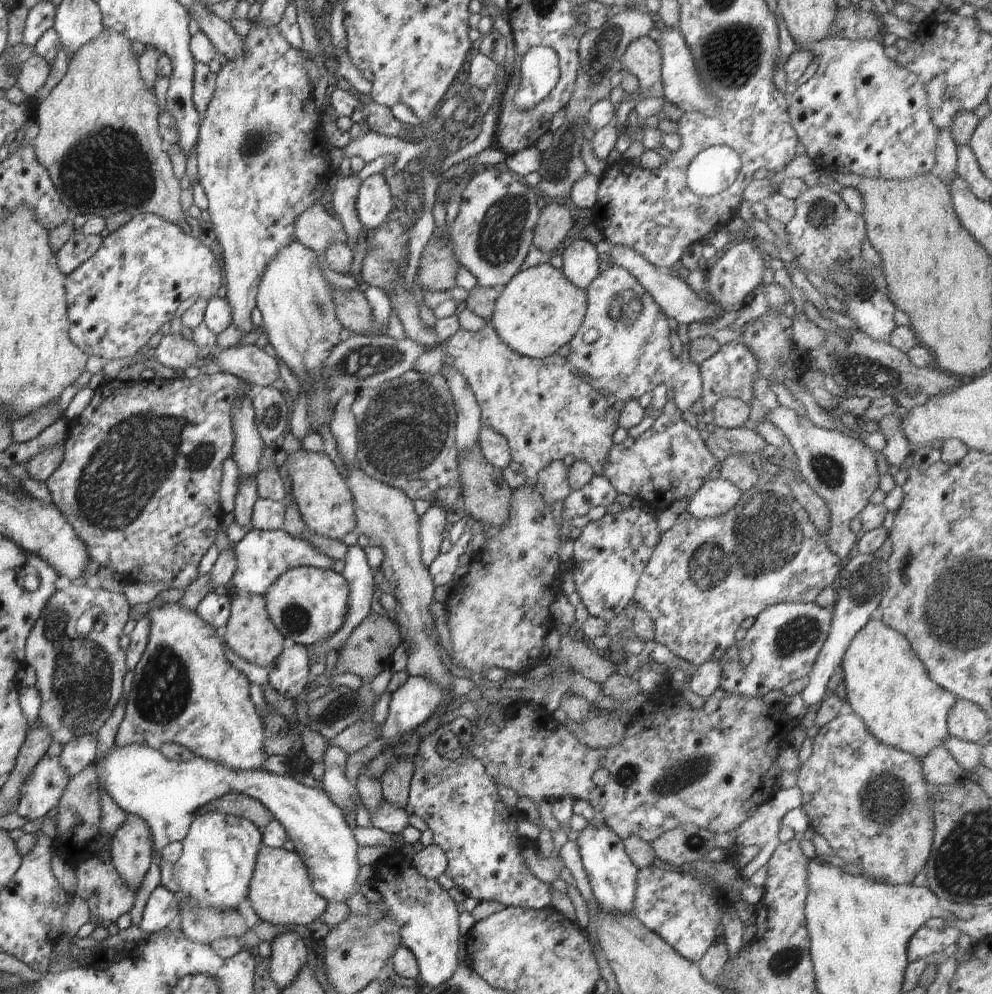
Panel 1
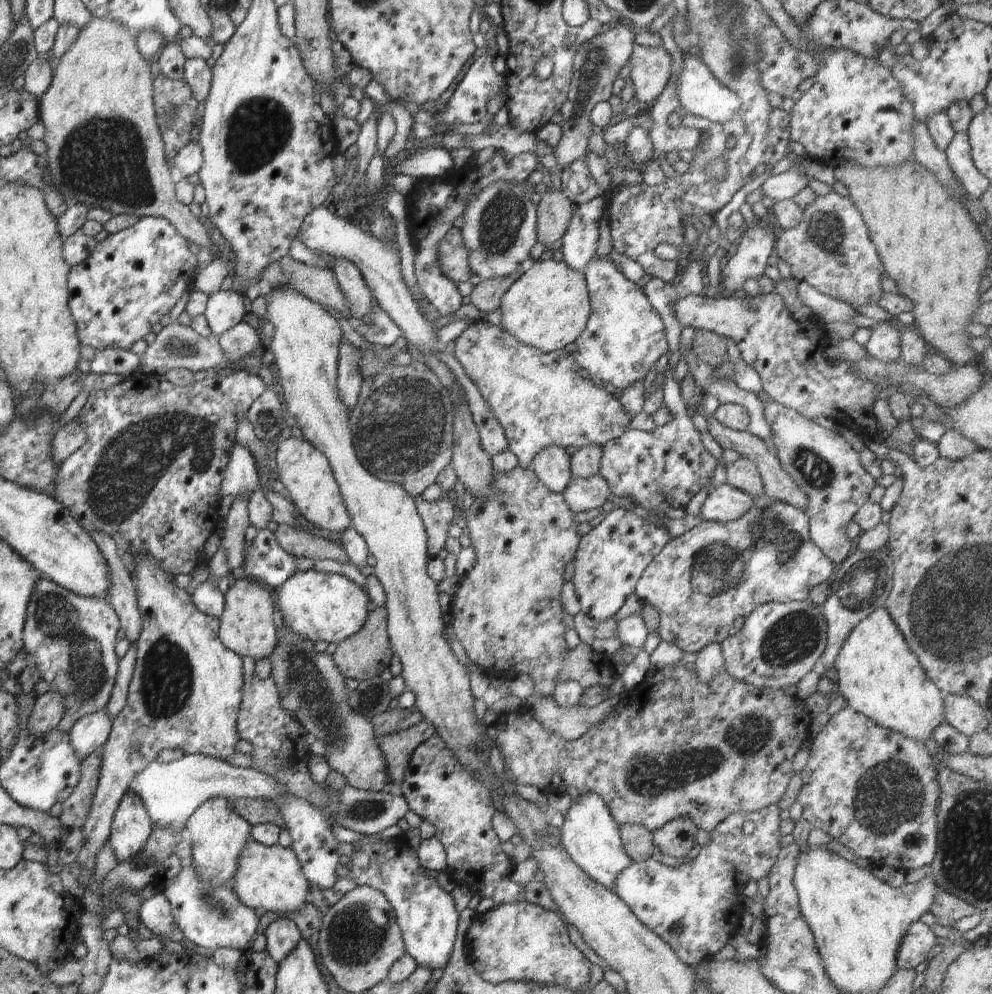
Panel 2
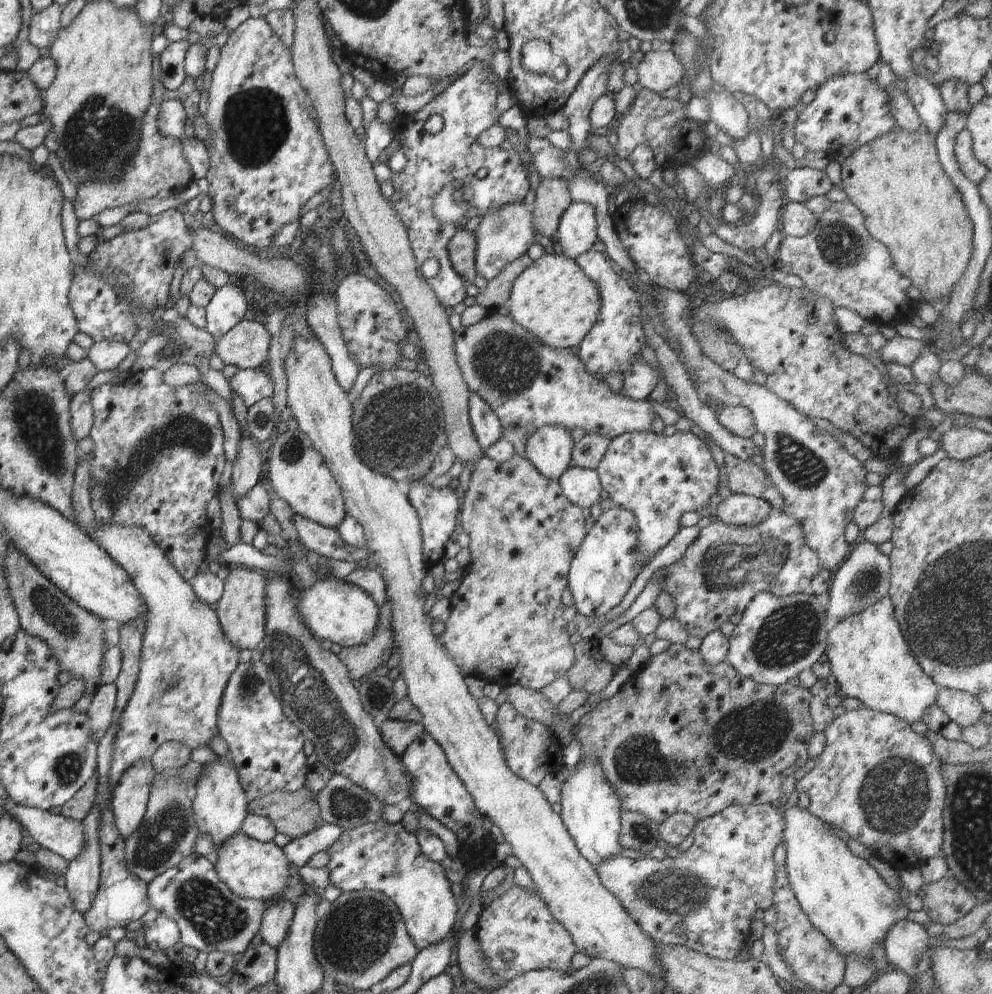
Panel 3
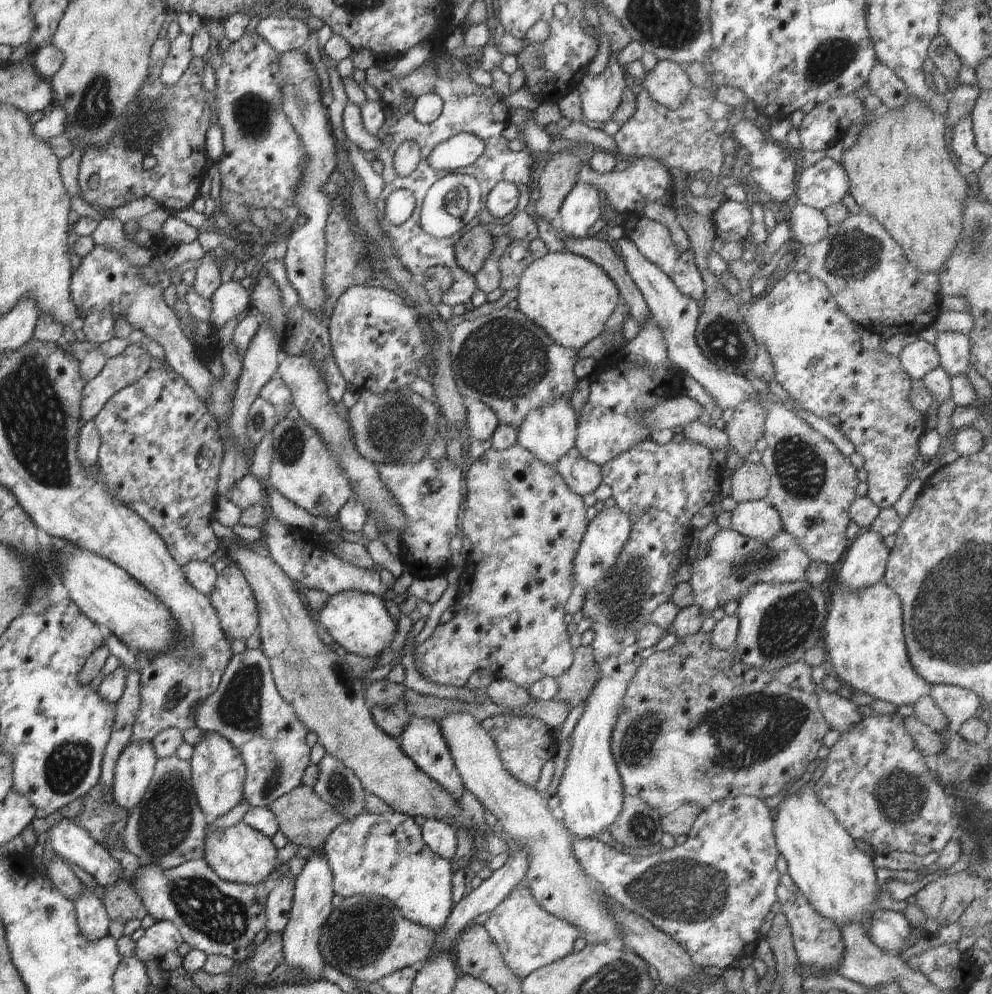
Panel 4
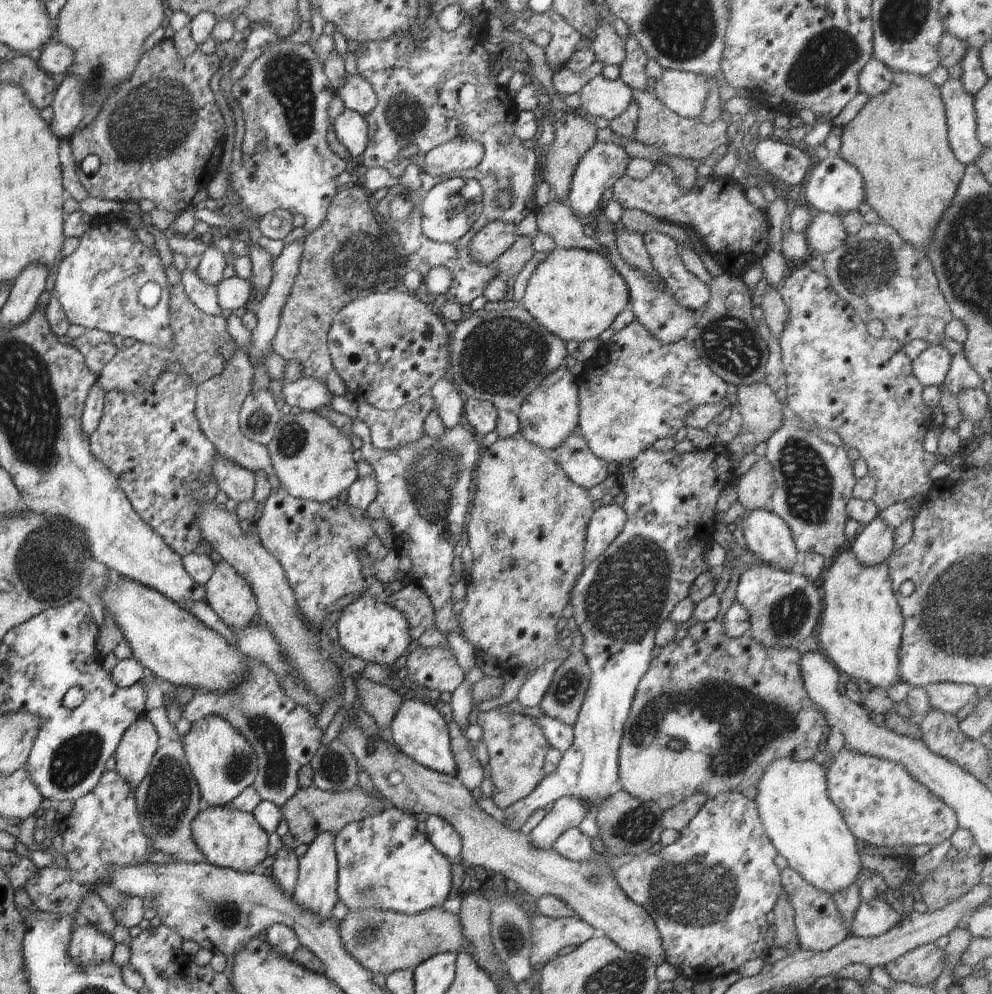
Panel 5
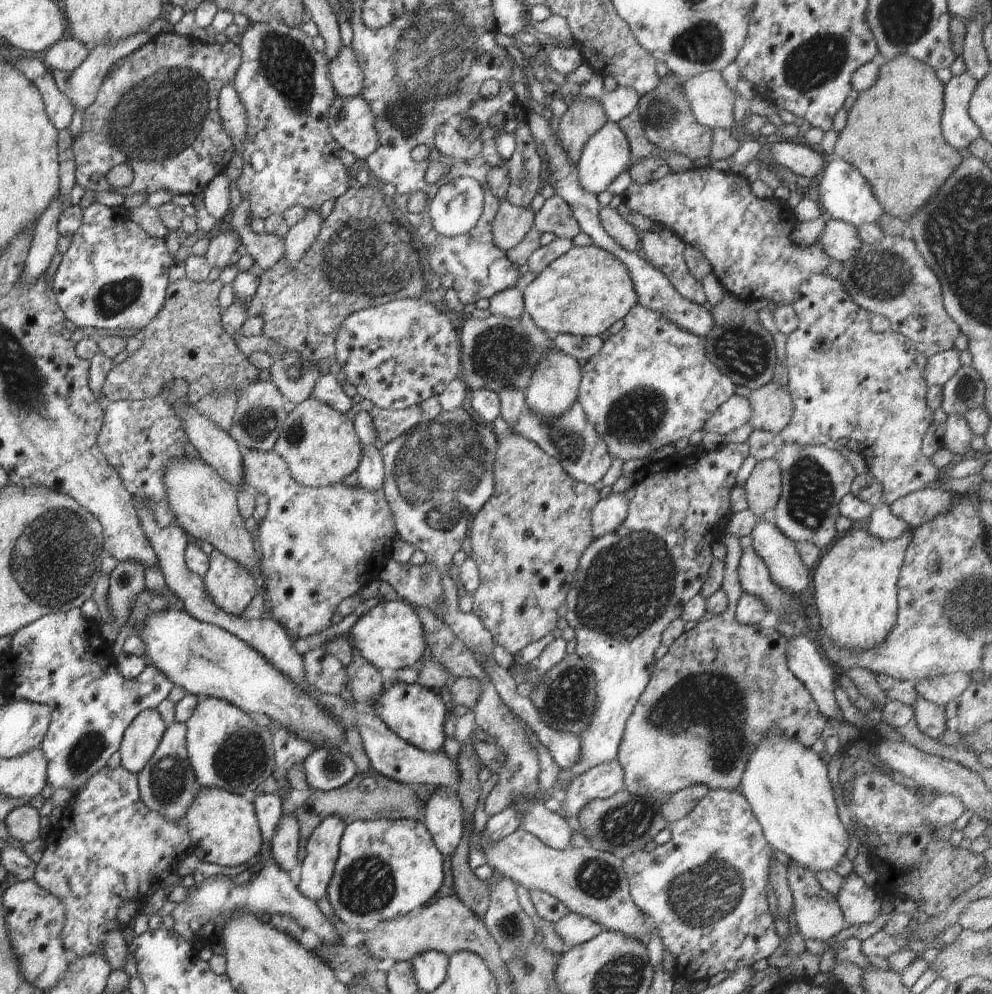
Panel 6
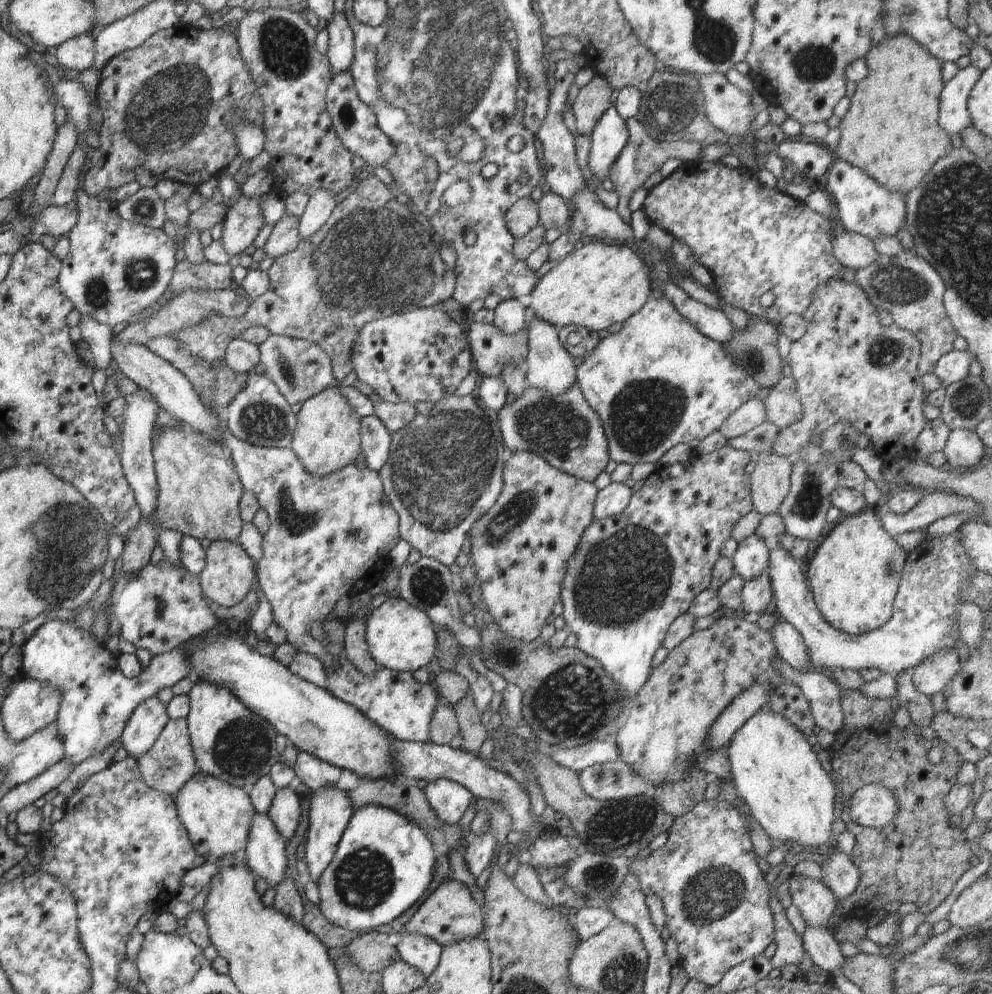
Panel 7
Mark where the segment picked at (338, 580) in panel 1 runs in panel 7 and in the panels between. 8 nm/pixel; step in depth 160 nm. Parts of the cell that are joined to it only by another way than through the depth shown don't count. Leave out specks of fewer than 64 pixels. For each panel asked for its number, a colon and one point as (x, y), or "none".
2: (319, 606)
3: (333, 610)
4: (358, 622)
5: (375, 631)
6: (390, 635)
7: (400, 637)

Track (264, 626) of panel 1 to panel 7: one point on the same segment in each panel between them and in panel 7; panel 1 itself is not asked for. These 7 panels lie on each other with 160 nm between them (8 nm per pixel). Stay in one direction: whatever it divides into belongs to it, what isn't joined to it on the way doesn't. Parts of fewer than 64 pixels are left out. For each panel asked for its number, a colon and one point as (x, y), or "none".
2: (247, 626)
3: (241, 610)
4: (233, 600)
5: (226, 591)
6: (231, 586)
7: (229, 573)

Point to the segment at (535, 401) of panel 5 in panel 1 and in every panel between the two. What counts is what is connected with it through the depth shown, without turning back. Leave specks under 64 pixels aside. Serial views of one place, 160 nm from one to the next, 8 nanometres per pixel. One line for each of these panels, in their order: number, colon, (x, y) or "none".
1: (552, 483)
2: (552, 465)
3: (549, 448)
4: (550, 432)

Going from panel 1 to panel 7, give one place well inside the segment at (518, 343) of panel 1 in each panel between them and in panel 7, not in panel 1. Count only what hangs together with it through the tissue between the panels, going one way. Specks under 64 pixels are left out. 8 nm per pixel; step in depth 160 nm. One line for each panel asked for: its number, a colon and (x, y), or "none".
2: (548, 306)
3: (553, 298)
4: (568, 296)
5: (576, 294)
6: (583, 292)
7: (596, 286)

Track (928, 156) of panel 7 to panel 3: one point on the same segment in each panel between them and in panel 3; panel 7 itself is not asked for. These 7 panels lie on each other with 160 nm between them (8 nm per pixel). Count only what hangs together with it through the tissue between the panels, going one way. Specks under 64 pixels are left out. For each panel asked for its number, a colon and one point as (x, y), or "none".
3: (910, 204)
4: (901, 172)
5: (899, 141)
6: (893, 136)

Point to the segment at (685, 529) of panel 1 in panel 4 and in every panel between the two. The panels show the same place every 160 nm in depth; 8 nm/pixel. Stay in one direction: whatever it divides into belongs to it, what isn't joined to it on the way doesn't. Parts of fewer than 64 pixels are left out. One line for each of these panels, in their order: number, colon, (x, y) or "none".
2: (700, 582)
3: (726, 566)
4: (733, 563)

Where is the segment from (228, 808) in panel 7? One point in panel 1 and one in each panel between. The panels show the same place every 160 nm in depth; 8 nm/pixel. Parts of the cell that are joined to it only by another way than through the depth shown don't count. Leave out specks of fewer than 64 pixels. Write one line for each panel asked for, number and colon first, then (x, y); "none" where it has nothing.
1: (281, 893)
2: (268, 878)
3: (252, 869)
4: (239, 853)
5: (229, 838)
6: (223, 826)

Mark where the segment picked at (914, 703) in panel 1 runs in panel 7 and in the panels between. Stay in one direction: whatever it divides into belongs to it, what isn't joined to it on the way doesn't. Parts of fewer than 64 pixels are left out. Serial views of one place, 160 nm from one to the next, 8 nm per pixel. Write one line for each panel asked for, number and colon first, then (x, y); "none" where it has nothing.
2: (879, 675)
3: (872, 662)
4: (864, 637)
5: (861, 625)
6: (854, 591)
7: (854, 575)

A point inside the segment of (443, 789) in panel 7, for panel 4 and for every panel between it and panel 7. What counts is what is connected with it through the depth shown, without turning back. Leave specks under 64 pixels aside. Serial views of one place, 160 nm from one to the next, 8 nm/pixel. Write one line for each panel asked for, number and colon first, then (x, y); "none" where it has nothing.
4: (440, 837)
5: (442, 834)
6: (443, 818)

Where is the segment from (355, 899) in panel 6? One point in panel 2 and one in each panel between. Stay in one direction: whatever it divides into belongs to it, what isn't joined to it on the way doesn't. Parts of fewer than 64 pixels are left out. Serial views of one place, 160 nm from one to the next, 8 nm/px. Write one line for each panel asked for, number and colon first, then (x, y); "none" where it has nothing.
2: (425, 913)
3: (381, 856)
4: (384, 855)
5: (387, 862)

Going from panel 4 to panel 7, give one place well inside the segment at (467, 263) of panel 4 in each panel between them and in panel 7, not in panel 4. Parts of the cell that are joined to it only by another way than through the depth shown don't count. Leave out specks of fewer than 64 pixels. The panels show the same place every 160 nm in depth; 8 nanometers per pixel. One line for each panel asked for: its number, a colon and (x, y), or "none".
5: (490, 242)
6: (511, 224)
7: (522, 216)

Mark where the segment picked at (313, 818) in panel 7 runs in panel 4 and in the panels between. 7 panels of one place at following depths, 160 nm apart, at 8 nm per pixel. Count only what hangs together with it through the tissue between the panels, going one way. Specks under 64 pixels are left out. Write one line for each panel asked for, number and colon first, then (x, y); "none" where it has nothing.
4: (312, 898)
5: (316, 887)
6: (322, 847)

